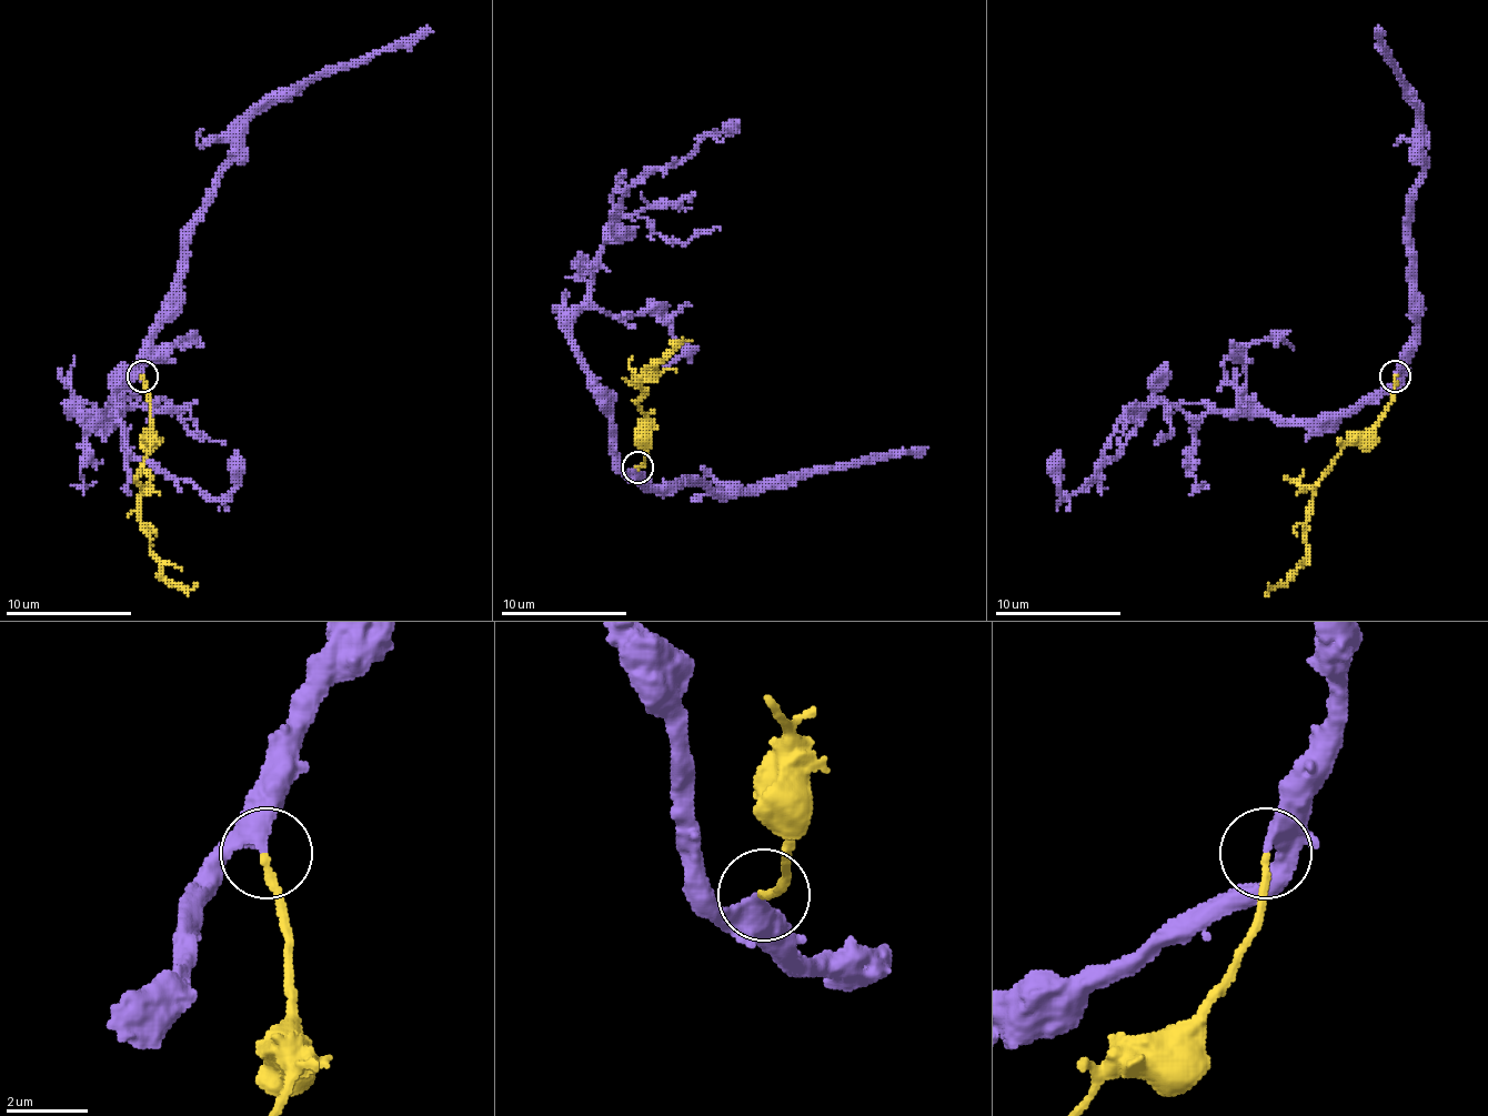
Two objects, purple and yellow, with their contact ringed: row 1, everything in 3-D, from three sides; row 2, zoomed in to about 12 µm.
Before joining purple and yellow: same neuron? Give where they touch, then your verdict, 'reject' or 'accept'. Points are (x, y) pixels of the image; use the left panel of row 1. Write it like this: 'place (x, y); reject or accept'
place (142, 375); accept

